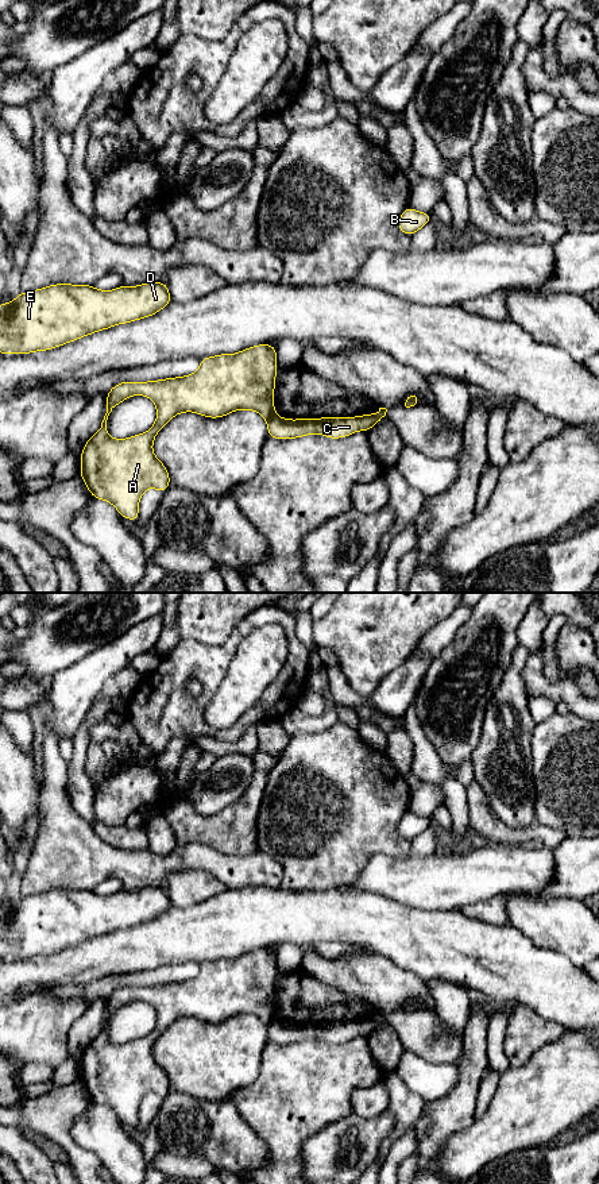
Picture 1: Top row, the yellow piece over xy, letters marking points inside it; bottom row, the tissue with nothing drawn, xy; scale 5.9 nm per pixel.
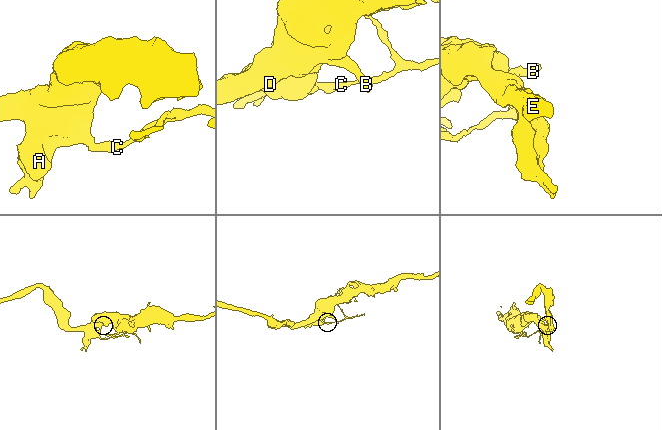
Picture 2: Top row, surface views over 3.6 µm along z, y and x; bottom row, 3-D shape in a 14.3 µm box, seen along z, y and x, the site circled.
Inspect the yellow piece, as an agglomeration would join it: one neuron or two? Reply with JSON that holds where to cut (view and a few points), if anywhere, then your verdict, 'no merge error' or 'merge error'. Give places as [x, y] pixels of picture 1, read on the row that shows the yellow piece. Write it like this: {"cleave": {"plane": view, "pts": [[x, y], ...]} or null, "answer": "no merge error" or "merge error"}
{"cleave": {"plane": "xy", "pts": [[277, 416], [267, 421]]}, "answer": "merge error"}

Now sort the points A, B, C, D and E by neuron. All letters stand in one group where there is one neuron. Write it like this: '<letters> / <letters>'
A B D E / C

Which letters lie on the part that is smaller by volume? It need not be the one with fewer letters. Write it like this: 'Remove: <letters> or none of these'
Remove: C

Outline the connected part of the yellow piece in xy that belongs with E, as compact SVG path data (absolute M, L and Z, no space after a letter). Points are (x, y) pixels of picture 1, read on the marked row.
M165 282L121 285L107 292L93 285L54 284L22 292L11 304L3 301L0 305L0 354L32 354L62 347L98 331L150 317L170 301L173 300Z

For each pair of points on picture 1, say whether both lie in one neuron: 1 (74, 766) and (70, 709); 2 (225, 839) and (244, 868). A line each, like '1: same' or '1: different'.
1: different
2: different

